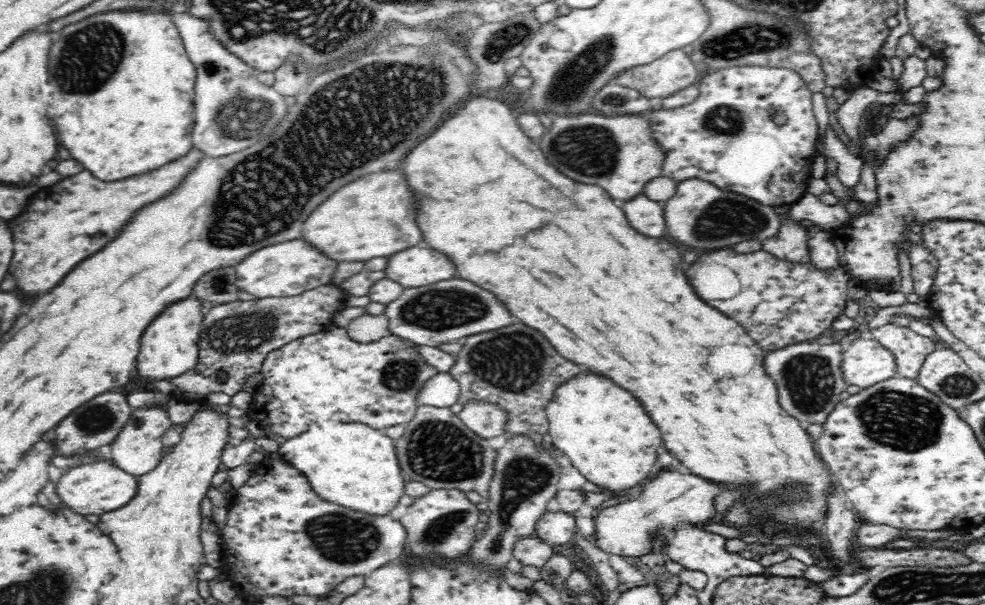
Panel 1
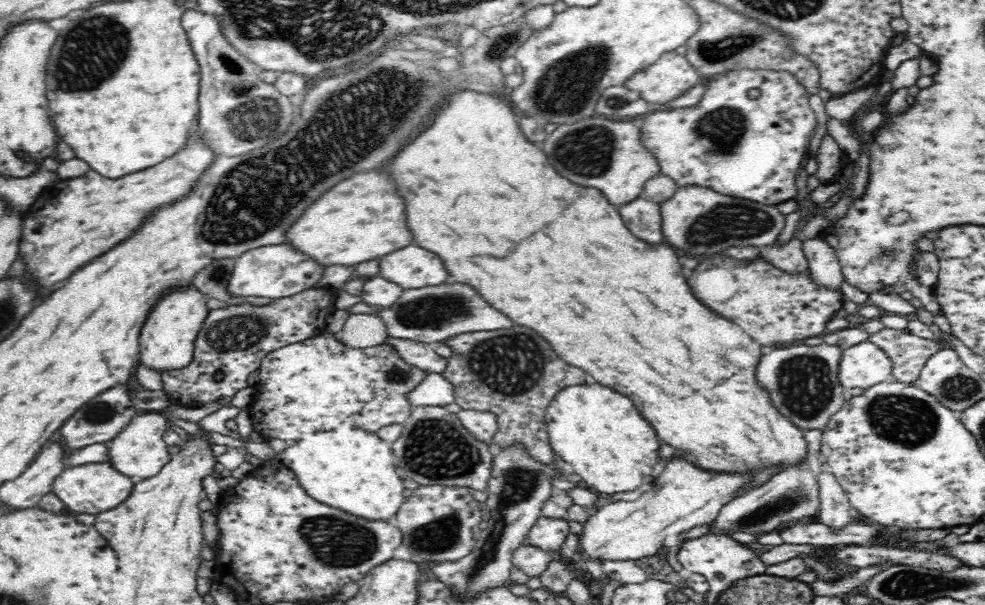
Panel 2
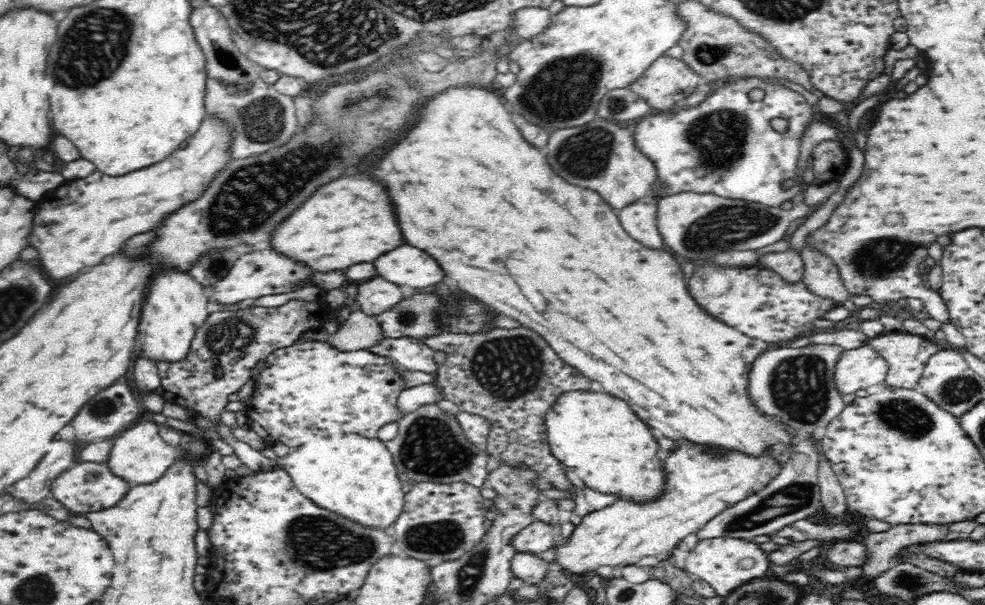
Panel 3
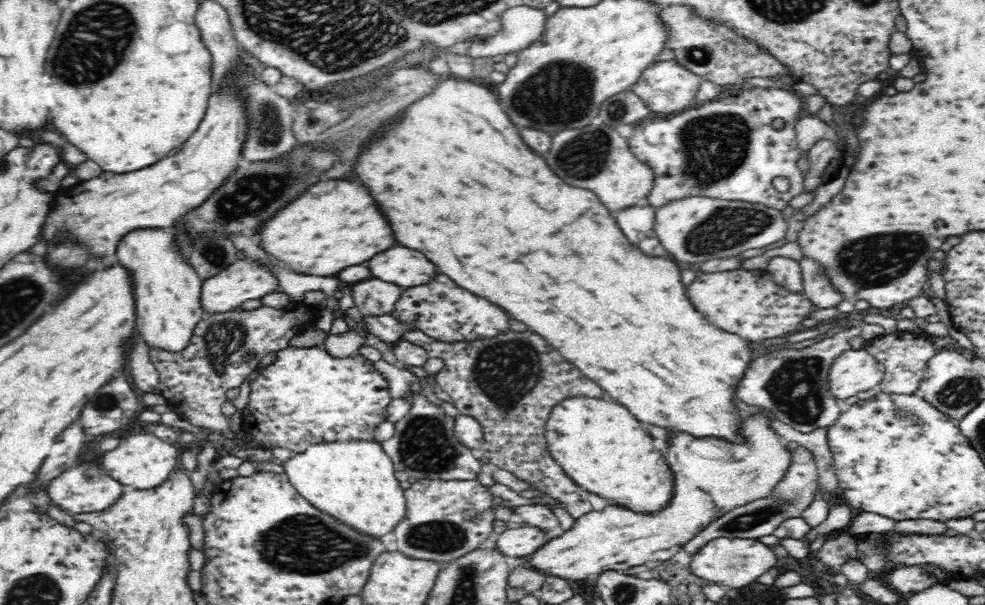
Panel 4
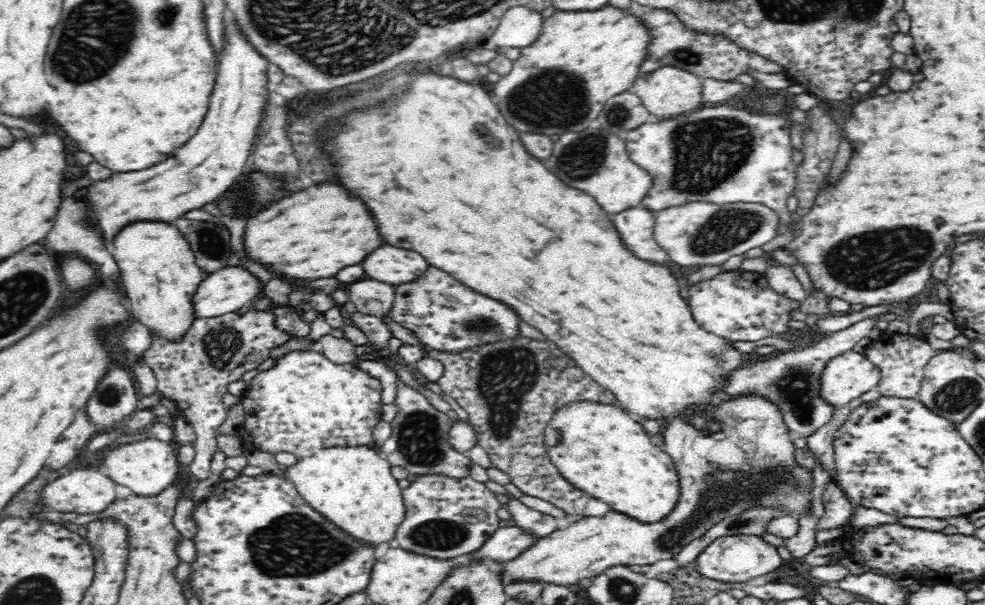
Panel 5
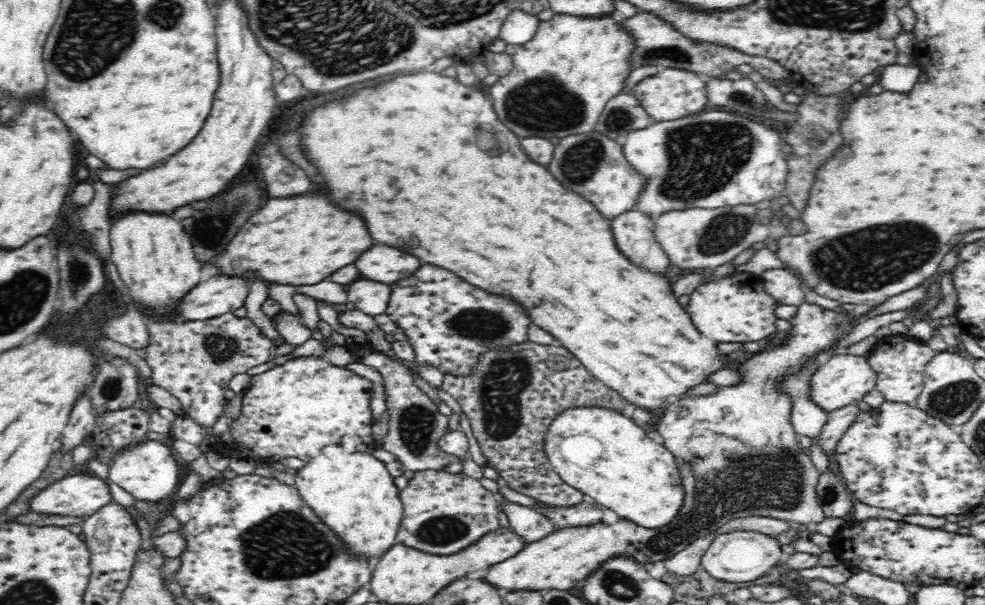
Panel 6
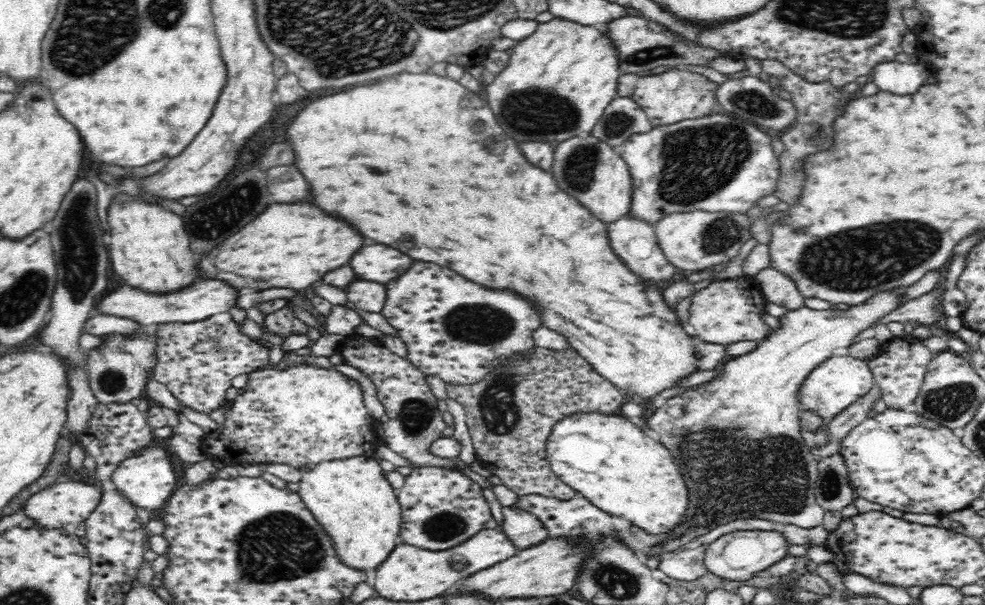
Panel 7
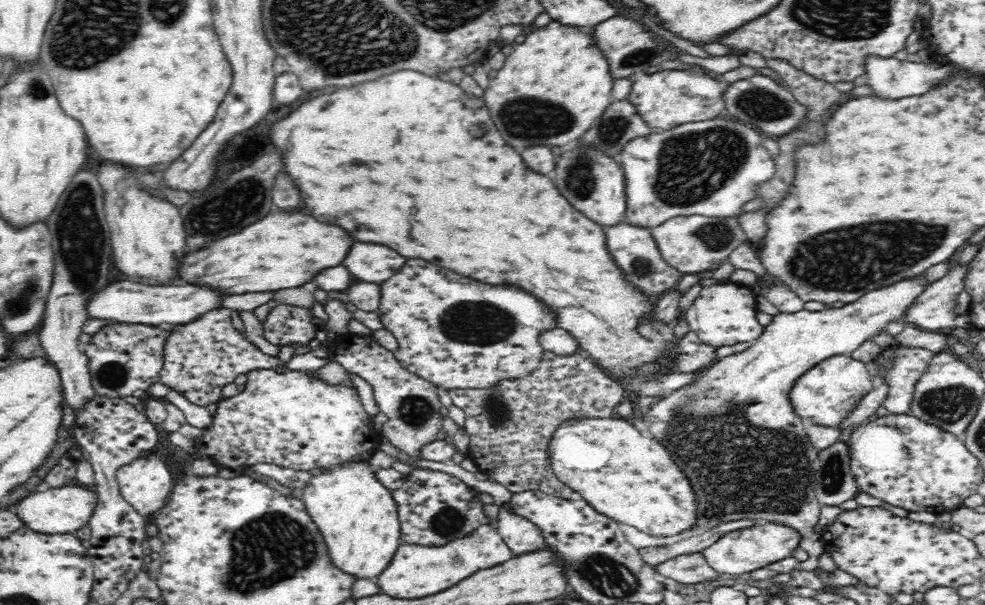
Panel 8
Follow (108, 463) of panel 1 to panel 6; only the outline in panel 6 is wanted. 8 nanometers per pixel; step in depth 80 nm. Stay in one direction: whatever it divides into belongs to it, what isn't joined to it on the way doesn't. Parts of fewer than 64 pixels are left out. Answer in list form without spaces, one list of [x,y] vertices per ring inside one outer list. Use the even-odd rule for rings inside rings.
[[[87,472],[55,480],[32,498],[30,508],[40,513],[86,518],[110,502],[113,499],[108,482]]]

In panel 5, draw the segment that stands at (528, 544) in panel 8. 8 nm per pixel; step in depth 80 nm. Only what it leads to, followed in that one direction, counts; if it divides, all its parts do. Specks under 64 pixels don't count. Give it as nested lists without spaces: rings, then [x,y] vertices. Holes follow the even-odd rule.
[[[512,498],[505,501],[504,505],[515,524],[524,527],[524,530],[542,538],[552,534],[563,526],[563,523],[552,515],[540,512],[522,503],[519,499]]]

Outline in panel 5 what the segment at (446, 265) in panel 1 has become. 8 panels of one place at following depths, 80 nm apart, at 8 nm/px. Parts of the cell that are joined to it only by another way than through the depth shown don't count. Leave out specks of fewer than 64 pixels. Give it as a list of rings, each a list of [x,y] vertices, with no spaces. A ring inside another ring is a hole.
[[[394,246],[378,248],[378,252],[372,252],[372,256],[362,262],[362,266],[374,280],[393,284],[395,287],[416,282],[430,268],[430,264],[418,252]]]

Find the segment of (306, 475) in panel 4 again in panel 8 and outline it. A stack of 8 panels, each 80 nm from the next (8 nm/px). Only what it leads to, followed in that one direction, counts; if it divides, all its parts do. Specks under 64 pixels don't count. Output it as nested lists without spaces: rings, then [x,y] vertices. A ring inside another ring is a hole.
[[[346,461],[340,466],[334,466],[333,470],[326,468],[318,472],[312,472],[311,479],[302,488],[301,500],[306,505],[312,520],[318,525],[318,529],[324,535],[324,540],[334,565],[344,569],[348,573],[356,573],[358,578],[372,578],[386,568],[390,562],[390,556],[401,545],[401,524],[398,516],[398,505],[392,496],[393,490],[386,488],[376,478],[376,468],[369,462]]]

